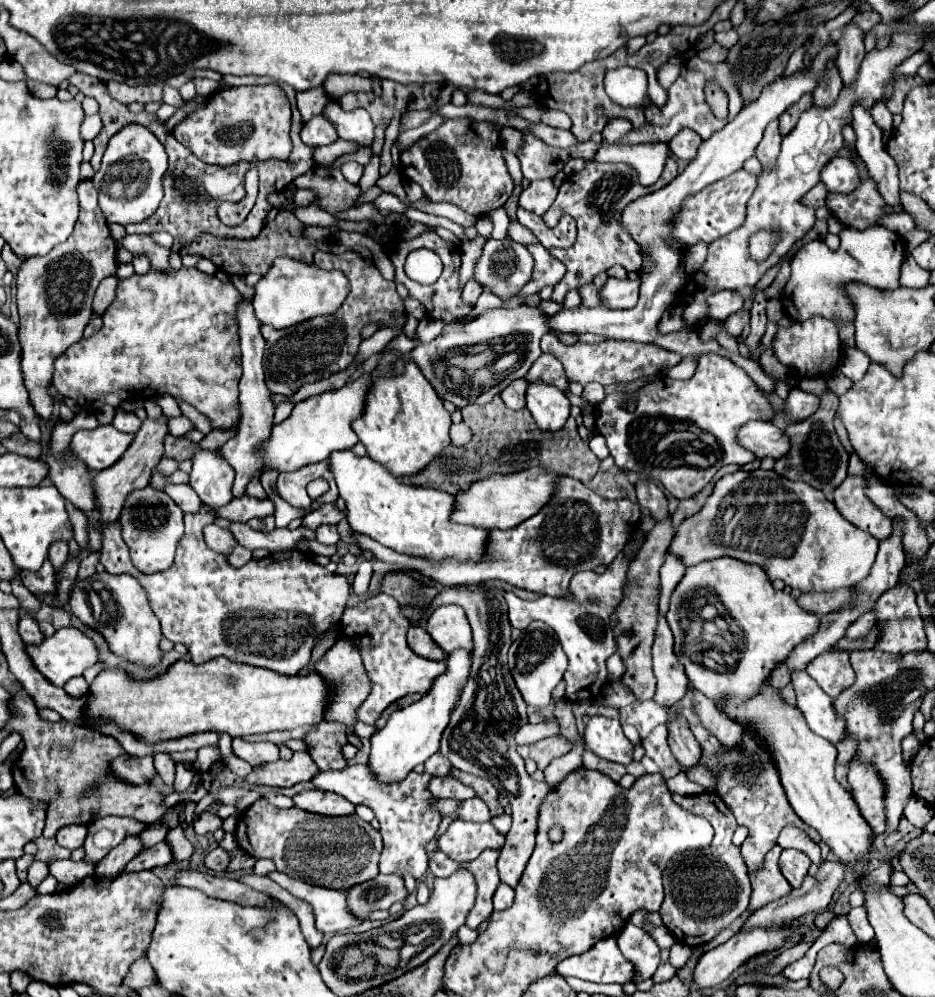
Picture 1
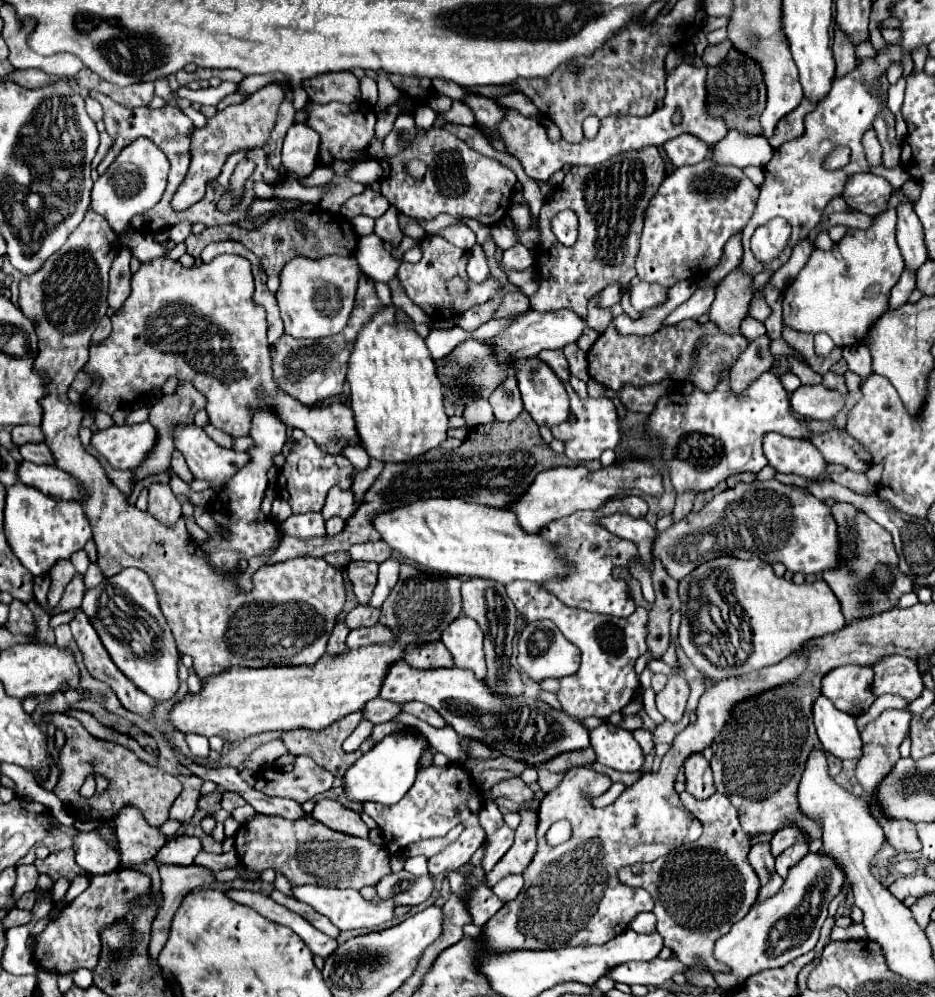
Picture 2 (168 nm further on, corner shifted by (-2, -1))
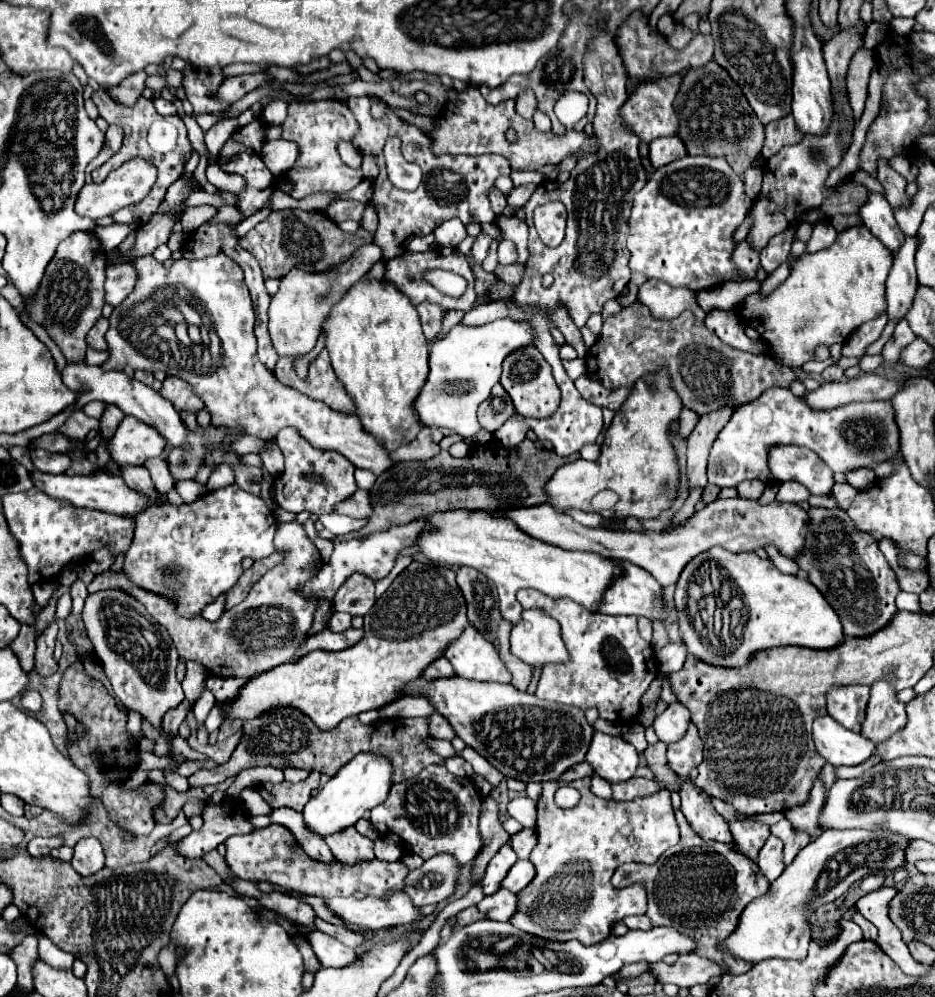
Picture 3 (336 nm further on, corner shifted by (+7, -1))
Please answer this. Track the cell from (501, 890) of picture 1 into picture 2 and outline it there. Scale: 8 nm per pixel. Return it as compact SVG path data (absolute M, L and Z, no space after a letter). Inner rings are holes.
M516 875L516 877L504 877L504 881L498 881L498 883L492 887L492 891L494 891L504 903L508 903L508 901L516 899L516 895L518 895L520 889L522 889L522 885L524 885L522 875Z

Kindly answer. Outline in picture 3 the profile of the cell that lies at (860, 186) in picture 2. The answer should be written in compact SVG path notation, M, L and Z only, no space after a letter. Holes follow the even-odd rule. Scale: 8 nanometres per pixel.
M871 193L867 203L859 209L859 215L865 223L865 227L879 239L883 241L883 245L891 251L891 253L897 253L899 247L903 245L905 241L905 235L901 233L897 221L895 221L895 215L893 215L893 209L891 205L887 203L887 199L879 193Z

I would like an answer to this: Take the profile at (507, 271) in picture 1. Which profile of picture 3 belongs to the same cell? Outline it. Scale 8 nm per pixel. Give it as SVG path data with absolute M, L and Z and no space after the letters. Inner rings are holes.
M499 241L499 263L503 265L511 265L517 261L517 249L511 241Z

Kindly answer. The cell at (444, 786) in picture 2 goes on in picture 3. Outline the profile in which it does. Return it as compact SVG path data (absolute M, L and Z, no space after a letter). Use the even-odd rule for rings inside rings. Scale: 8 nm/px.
M443 765L425 767L419 777L397 783L385 803L371 809L371 823L383 837L397 841L403 851L431 859L439 853L453 853L459 863L471 863L483 847L479 837L481 797L469 777L455 777Z

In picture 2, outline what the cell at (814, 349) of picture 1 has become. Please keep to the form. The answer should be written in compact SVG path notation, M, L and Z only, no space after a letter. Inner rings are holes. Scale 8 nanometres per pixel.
M818 333L814 335L814 349L816 349L816 355L820 357L828 357L832 351L834 351L836 343L828 337L828 333Z

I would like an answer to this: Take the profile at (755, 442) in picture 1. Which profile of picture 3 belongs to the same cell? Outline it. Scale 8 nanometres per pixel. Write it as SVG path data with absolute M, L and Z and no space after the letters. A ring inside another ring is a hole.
M779 445L779 449L771 449L771 473L773 477L783 481L797 481L805 485L811 495L831 495L835 485L831 469L823 465L823 459L815 457L811 449L795 447L795 445Z

